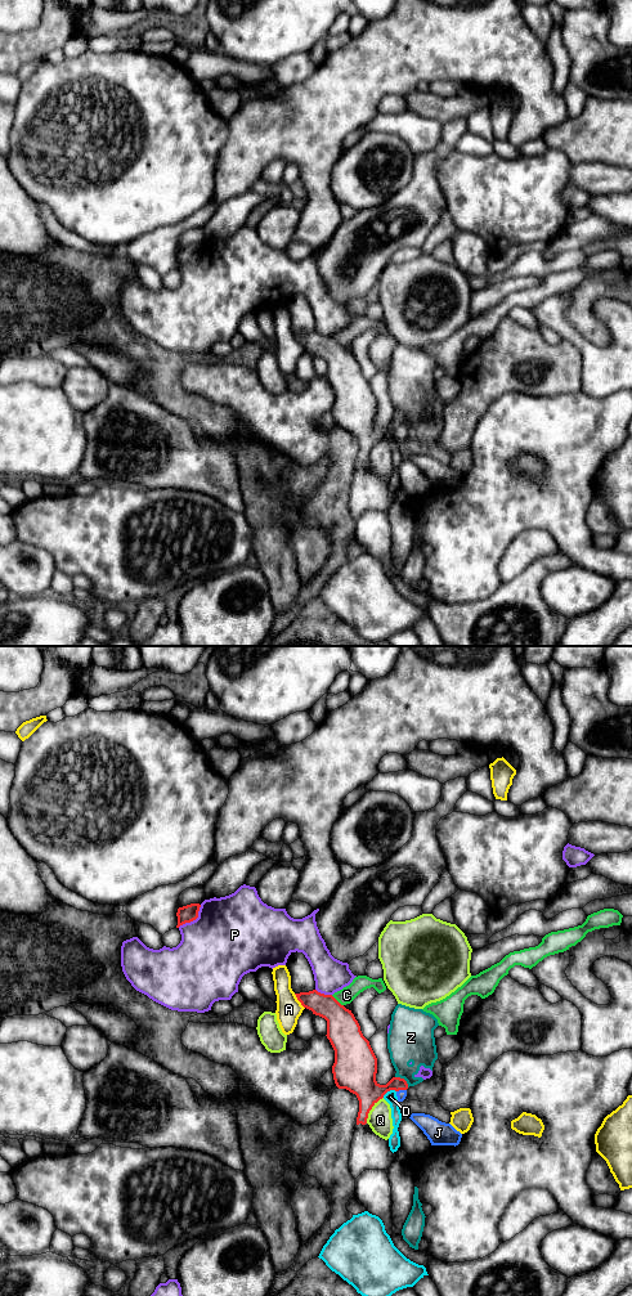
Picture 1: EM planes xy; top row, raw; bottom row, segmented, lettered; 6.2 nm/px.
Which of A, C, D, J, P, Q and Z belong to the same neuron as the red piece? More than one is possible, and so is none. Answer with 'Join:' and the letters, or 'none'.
Join: J

